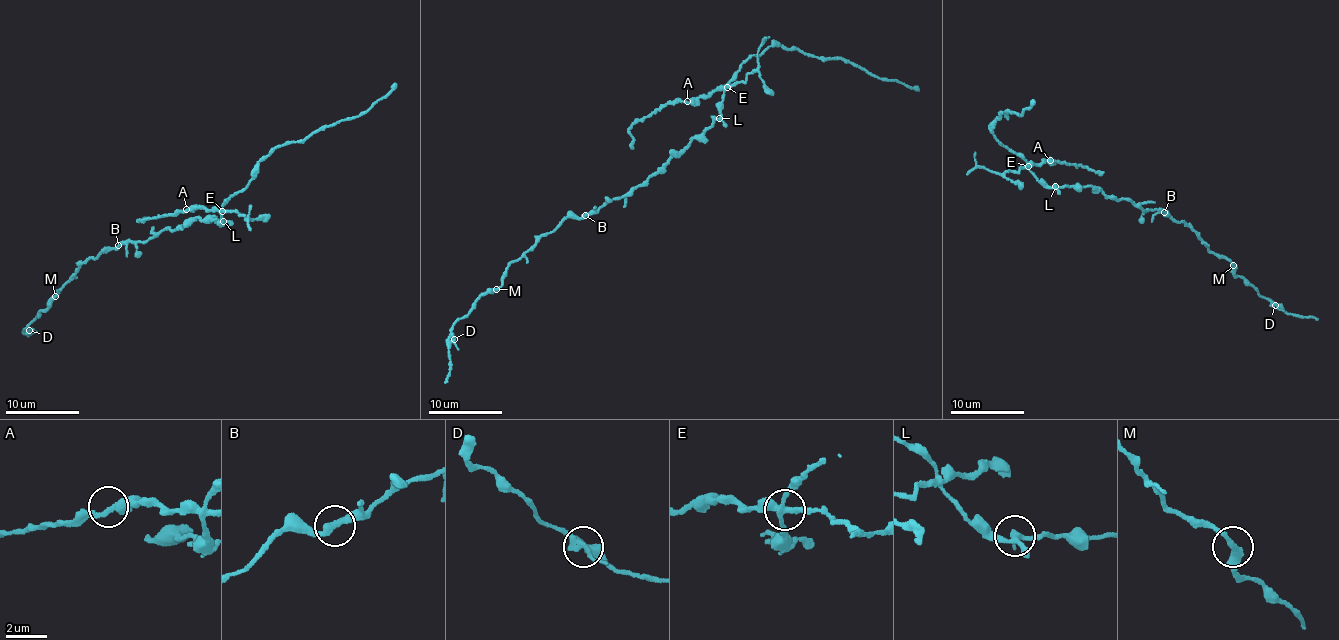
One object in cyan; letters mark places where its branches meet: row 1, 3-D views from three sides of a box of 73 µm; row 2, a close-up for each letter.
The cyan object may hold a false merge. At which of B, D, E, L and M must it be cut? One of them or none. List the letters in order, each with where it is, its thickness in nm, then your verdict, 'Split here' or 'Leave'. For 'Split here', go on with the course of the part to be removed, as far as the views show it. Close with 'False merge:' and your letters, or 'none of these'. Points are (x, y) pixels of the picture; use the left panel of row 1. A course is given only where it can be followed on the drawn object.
B: Place: (118, 245). Thickness 280 nm. Leave
D: Place: (29, 330). Thickness 240 nm. Leave
E: Place: (222, 211). Thickness 280 nm. Split here. Course of the part to remove: (221, 211), (195, 207), (144, 218)
L: Place: (223, 221). Thickness 280 nm. Leave
M: Place: (55, 296). Thickness 340 nm. Leave
False merge: E

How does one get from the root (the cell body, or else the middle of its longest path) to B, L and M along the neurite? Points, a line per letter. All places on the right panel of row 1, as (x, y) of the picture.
B: (1103, 193), (1114, 199), (1130, 200), (1142, 210), (1155, 208), (1164, 212)
L: (1103, 193), (1090, 185), (1076, 190), (1065, 185), (1055, 186)
M: (1103, 193), (1130, 200), (1142, 210), (1169, 212), (1190, 227), (1209, 251), (1233, 265)

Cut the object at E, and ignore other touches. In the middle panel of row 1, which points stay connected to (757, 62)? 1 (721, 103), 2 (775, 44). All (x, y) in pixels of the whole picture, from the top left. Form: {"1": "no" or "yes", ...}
{"1": "no", "2": "no"}

